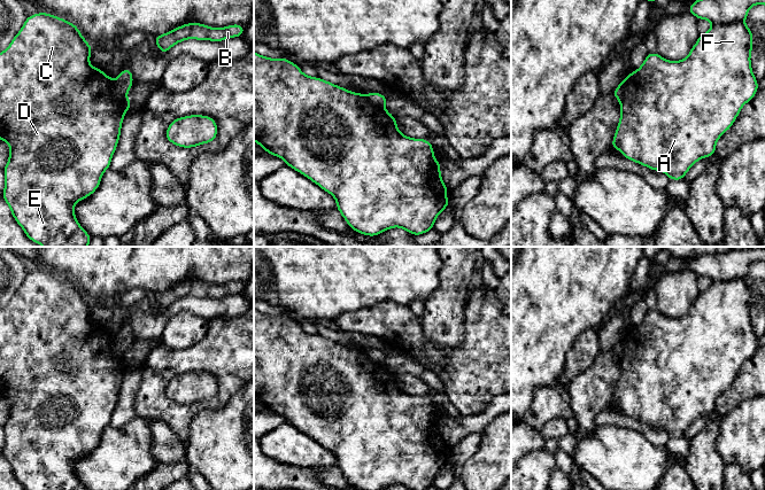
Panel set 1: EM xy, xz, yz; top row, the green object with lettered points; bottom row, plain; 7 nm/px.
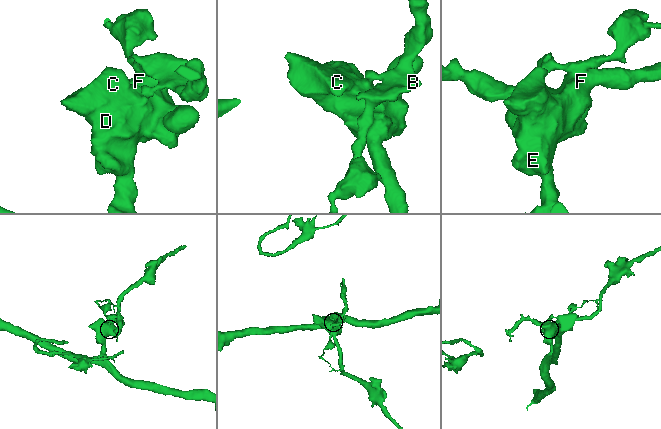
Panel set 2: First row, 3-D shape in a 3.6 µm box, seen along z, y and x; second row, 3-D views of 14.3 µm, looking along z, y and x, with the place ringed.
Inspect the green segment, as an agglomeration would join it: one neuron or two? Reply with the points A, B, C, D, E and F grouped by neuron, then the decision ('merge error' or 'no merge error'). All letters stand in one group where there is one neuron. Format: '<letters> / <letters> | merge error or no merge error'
A C D E F / B | merge error

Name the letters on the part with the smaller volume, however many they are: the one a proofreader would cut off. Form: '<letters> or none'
B

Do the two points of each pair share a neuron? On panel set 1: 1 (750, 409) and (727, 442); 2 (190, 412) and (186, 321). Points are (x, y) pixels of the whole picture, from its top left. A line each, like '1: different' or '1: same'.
1: same
2: different

